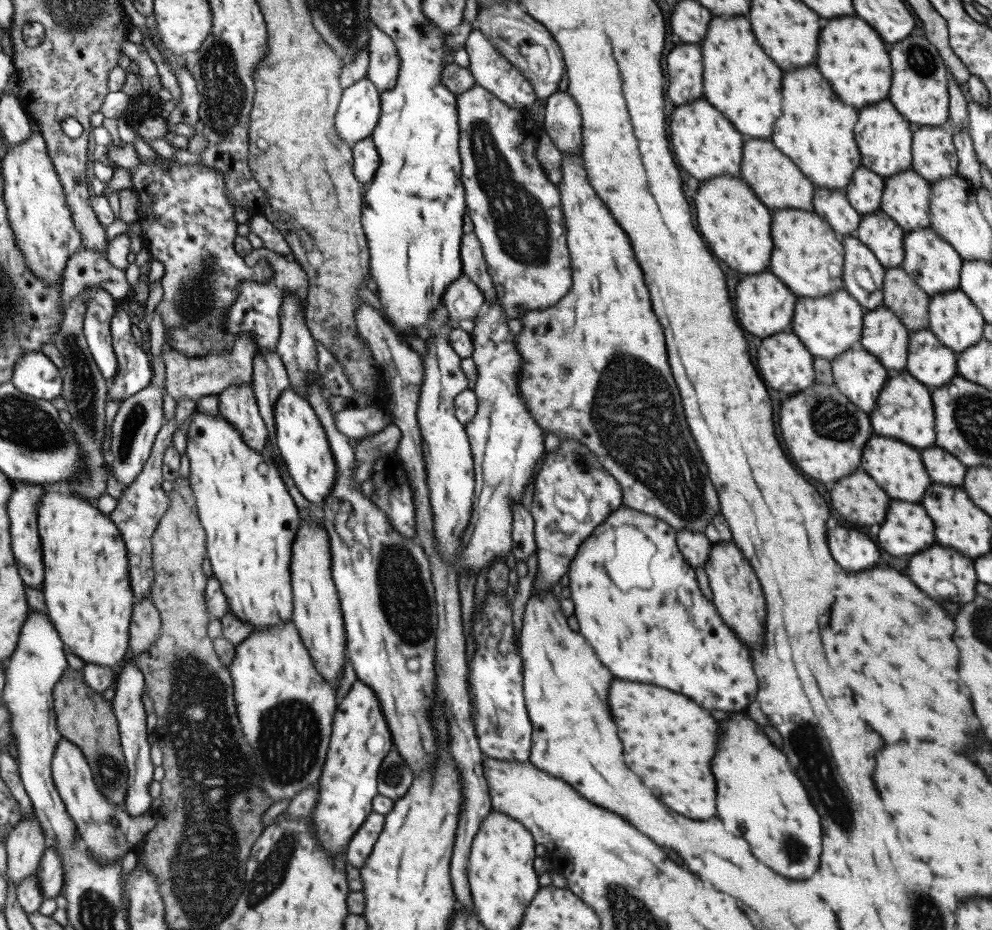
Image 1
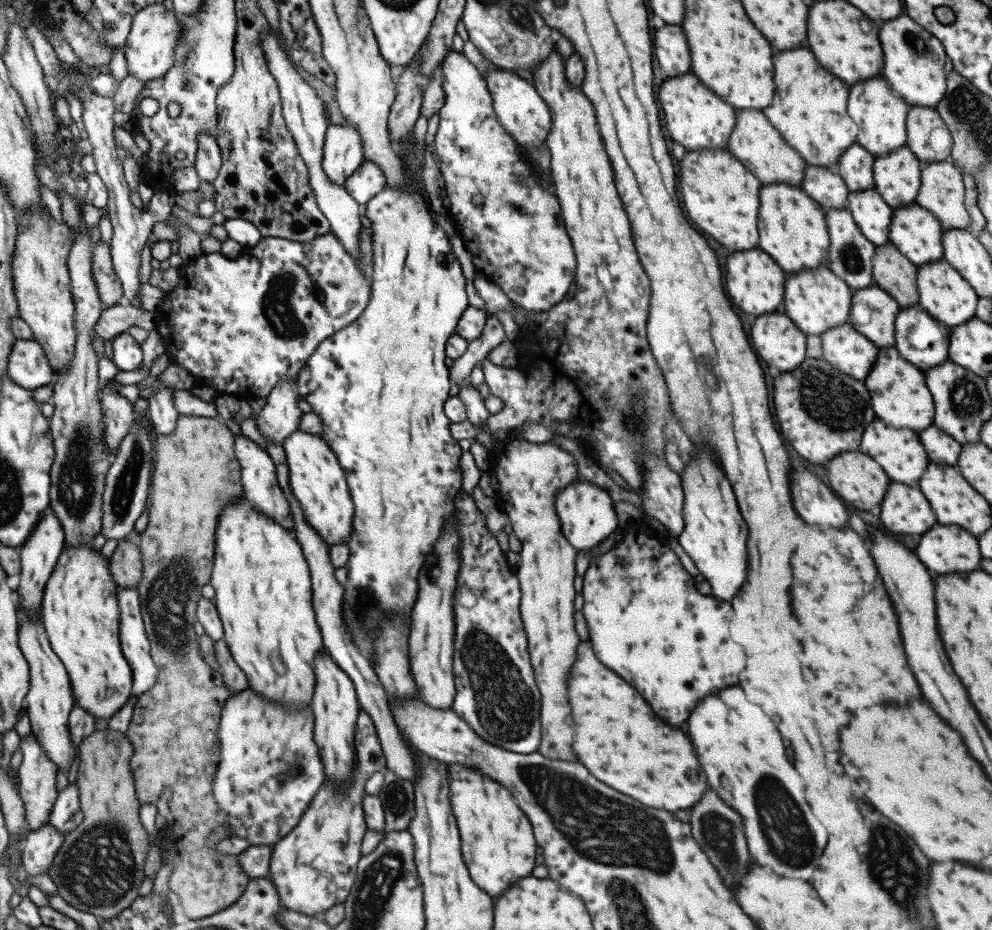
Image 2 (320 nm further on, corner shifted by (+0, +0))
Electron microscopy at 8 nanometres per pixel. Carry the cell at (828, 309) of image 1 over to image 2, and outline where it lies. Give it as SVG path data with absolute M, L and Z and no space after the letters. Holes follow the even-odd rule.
M821 265L809 270L786 273L783 304L780 310L805 336L820 335L827 328L847 322L852 291L850 286L837 278L827 266Z

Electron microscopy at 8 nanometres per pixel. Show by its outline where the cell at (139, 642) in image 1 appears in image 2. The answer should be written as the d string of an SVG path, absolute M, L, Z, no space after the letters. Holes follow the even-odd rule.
M121 540L110 557L110 567L119 588L136 589L141 580L141 555L136 543Z

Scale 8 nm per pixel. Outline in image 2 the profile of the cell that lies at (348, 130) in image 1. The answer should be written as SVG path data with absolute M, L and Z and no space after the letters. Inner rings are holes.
M345 118L345 125L327 125L322 144L321 160L321 169L327 175L327 180L330 180L333 184L342 186L345 179L363 162L364 156L362 155L358 132L348 123L348 120Z

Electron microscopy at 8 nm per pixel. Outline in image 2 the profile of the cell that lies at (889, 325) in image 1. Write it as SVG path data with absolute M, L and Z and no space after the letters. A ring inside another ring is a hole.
M869 285L852 291L847 322L880 348L894 346L894 320L901 309L883 289Z

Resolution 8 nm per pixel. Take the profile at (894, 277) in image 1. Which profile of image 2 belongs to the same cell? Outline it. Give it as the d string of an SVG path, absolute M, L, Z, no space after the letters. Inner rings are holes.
M892 243L875 247L871 267L873 284L892 296L901 309L918 303L916 270L917 266Z

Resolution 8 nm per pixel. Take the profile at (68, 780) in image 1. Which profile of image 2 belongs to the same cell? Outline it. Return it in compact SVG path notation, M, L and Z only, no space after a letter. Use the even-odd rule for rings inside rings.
M21 612L20 626L21 651L30 662L32 672L32 688L27 698L27 712L31 722L32 732L38 736L40 743L46 748L50 757L58 764L58 768L68 768L79 752L72 744L70 732L70 716L77 705L75 692L72 687L71 676L64 661L57 655L49 641L44 619L32 619Z

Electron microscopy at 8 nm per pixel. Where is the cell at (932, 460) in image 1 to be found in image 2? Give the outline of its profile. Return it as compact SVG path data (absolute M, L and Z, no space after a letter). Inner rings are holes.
M931 424L918 432L918 439L929 462L955 467L960 444L952 436Z

